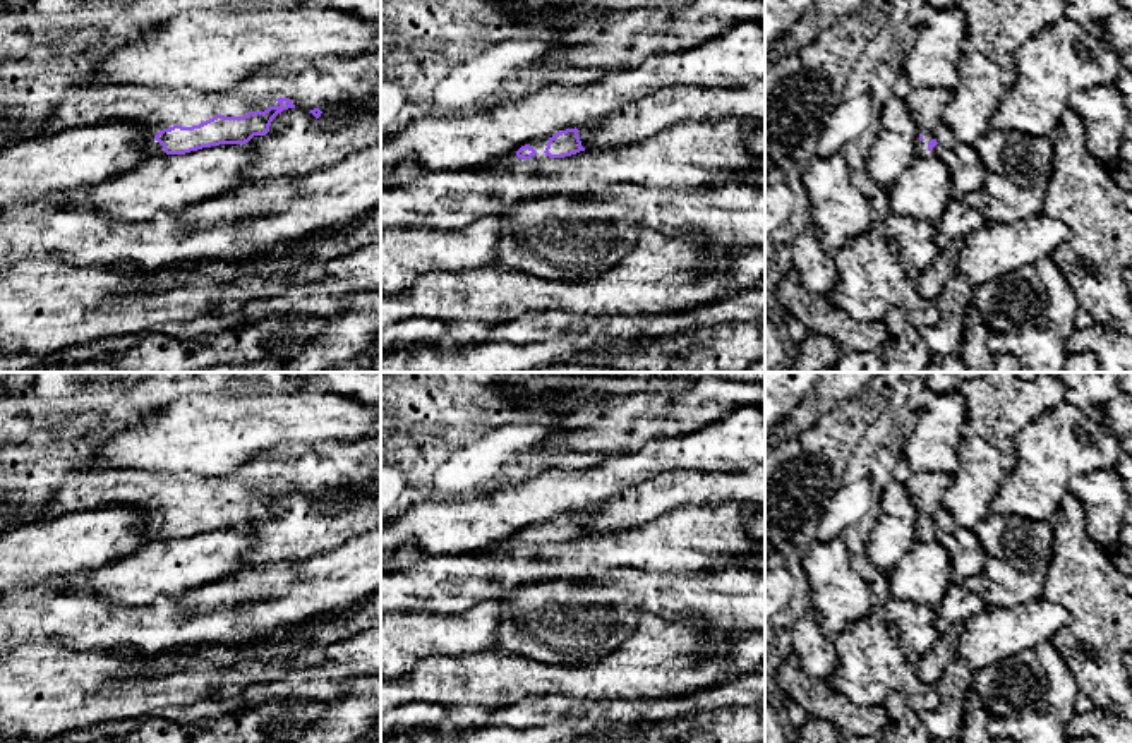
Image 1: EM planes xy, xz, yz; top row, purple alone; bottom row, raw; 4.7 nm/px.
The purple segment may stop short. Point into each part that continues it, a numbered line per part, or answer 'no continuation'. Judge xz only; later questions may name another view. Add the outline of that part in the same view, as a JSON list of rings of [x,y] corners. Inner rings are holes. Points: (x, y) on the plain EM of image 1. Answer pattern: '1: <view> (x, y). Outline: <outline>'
1: xz (539, 531). Outline: [[[542,523],[542,525],[533,525],[530,527],[530,532],[533,532],[537,535],[535,541],[532,541],[532,544],[547,544],[549,541],[544,537],[547,532],[549,523]]]

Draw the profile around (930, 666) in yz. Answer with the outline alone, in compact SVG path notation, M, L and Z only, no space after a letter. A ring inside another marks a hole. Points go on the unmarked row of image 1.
M959 630L942 633L935 647L918 657L918 674L923 683L936 685L945 667L959 659Z

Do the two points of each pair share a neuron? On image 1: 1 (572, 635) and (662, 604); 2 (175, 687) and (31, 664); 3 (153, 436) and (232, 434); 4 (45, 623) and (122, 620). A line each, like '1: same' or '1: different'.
1: same
2: same
3: same
4: same

